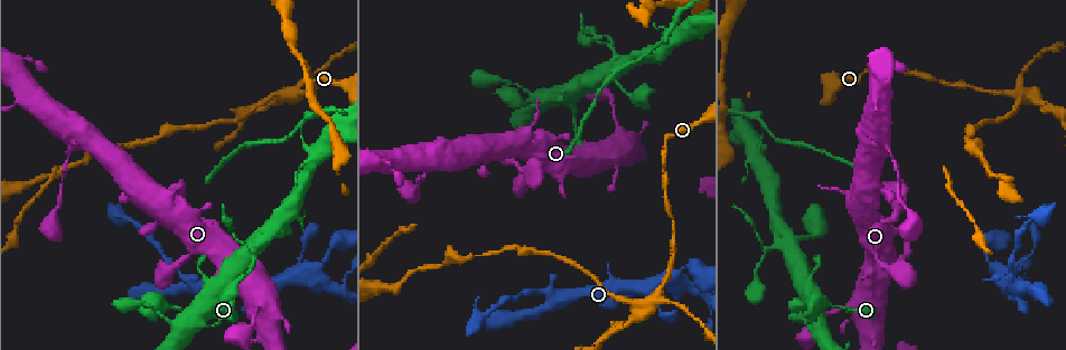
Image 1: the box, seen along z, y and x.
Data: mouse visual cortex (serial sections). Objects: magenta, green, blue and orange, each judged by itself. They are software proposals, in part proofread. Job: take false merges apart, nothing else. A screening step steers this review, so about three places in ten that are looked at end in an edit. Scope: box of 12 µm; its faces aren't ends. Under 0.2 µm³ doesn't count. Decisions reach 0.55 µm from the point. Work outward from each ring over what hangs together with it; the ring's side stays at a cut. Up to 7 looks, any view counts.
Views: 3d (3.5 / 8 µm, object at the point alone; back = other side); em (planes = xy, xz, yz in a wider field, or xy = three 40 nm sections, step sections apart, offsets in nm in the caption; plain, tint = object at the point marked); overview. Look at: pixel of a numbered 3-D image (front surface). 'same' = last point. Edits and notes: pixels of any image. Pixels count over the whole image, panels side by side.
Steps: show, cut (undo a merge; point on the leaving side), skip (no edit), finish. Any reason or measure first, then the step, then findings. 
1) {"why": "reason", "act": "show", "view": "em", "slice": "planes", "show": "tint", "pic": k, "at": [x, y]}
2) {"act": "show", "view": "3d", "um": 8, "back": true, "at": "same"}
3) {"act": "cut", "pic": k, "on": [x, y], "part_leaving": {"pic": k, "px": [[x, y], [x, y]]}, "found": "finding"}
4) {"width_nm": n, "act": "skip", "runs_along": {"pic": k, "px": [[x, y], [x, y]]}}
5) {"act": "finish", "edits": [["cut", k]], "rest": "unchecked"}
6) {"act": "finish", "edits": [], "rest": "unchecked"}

{"why": "four or more arms meet", "act": "show", "view": "3d", "um": 3.5, "back": true, "pic": 1, "at": [647, 302]}

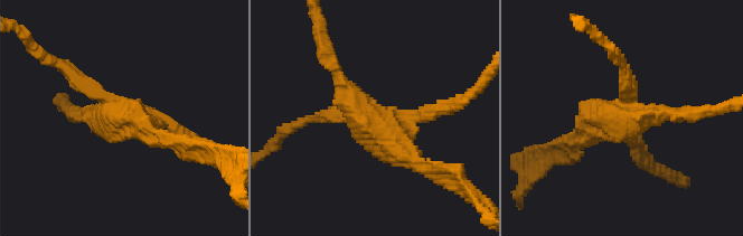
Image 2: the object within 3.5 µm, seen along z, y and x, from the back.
{"arms": 4, "arm_widths_nm": [200, 200, 250, 250], "why": "shape alone is not enough", "act": "show", "view": "em", "slice": "xy", "step": 2, "show": "tint", "pic": 2, "at": [373, 118]}

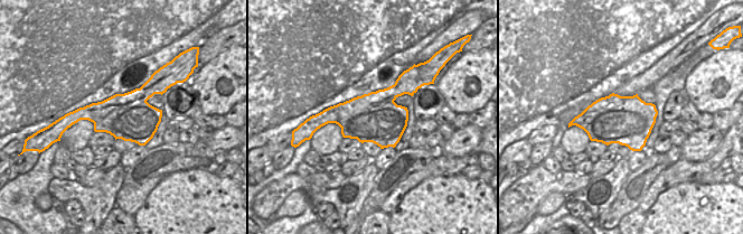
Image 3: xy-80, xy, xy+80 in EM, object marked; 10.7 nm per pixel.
{"act": "cut", "pic": 2, "on": [76, 78], "found": "a second cell is stuck on"}

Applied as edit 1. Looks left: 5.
{"why": "branch point", "act": "show", "view": "3d", "um": 3.5, "pic": 1, "at": [557, 297]}

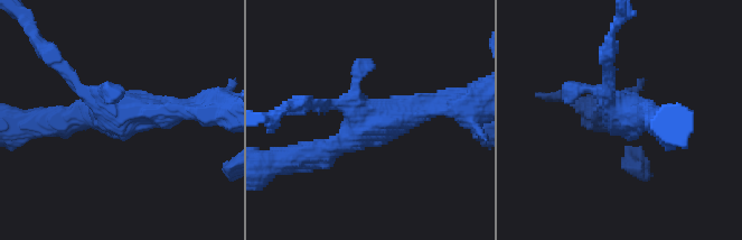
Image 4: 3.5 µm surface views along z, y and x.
{"why": "shape alone is not enough", "act": "show", "view": "em", "slice": "planes", "show": "tint", "pic": 4, "at": [115, 110]}

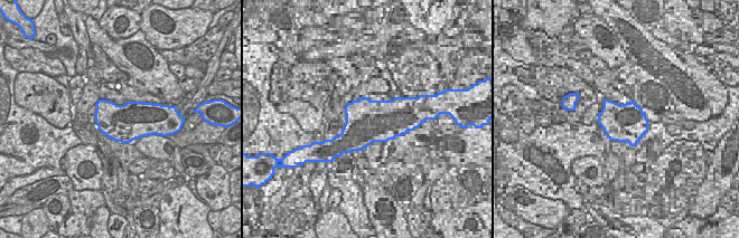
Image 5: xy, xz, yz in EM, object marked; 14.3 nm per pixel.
{"act": "cut", "pic": 4, "on": [66, 67], "part_leaving": {"pic": 4, "px": [[94, 97], [46, 53], [26, 21]]}, "found": "two cells meet here"}

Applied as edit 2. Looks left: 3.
{"why": "calibre changes", "act": "show", "view": "3d", "um": 3.5, "pic": 1, "at": [428, 173]}

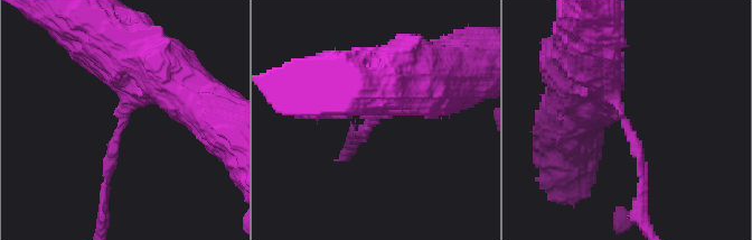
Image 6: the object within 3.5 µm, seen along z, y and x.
{"arm_widths_nm": [150, 500], "why": "now the EM", "act": "show", "view": "em", "slice": "planes", "show": "tint", "pic": 6, "at": [376, 120]}

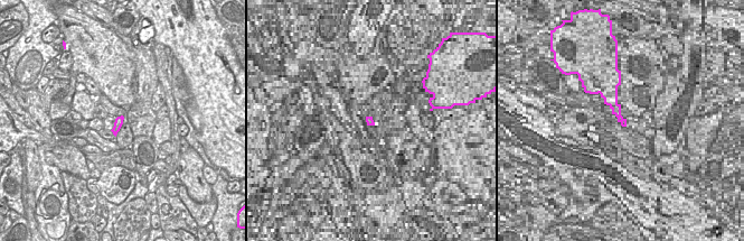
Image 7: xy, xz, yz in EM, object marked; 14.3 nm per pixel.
{"width_nm": 130, "act": "skip", "runs_along": {"pic": 6, "px": [[585, 53], [629, 126], [640, 191]]}, "found": "all the same cell"}

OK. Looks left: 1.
{"act": "finish", "edits": [["cut", 2], ["cut", 4]], "rest": "unchecked"}

